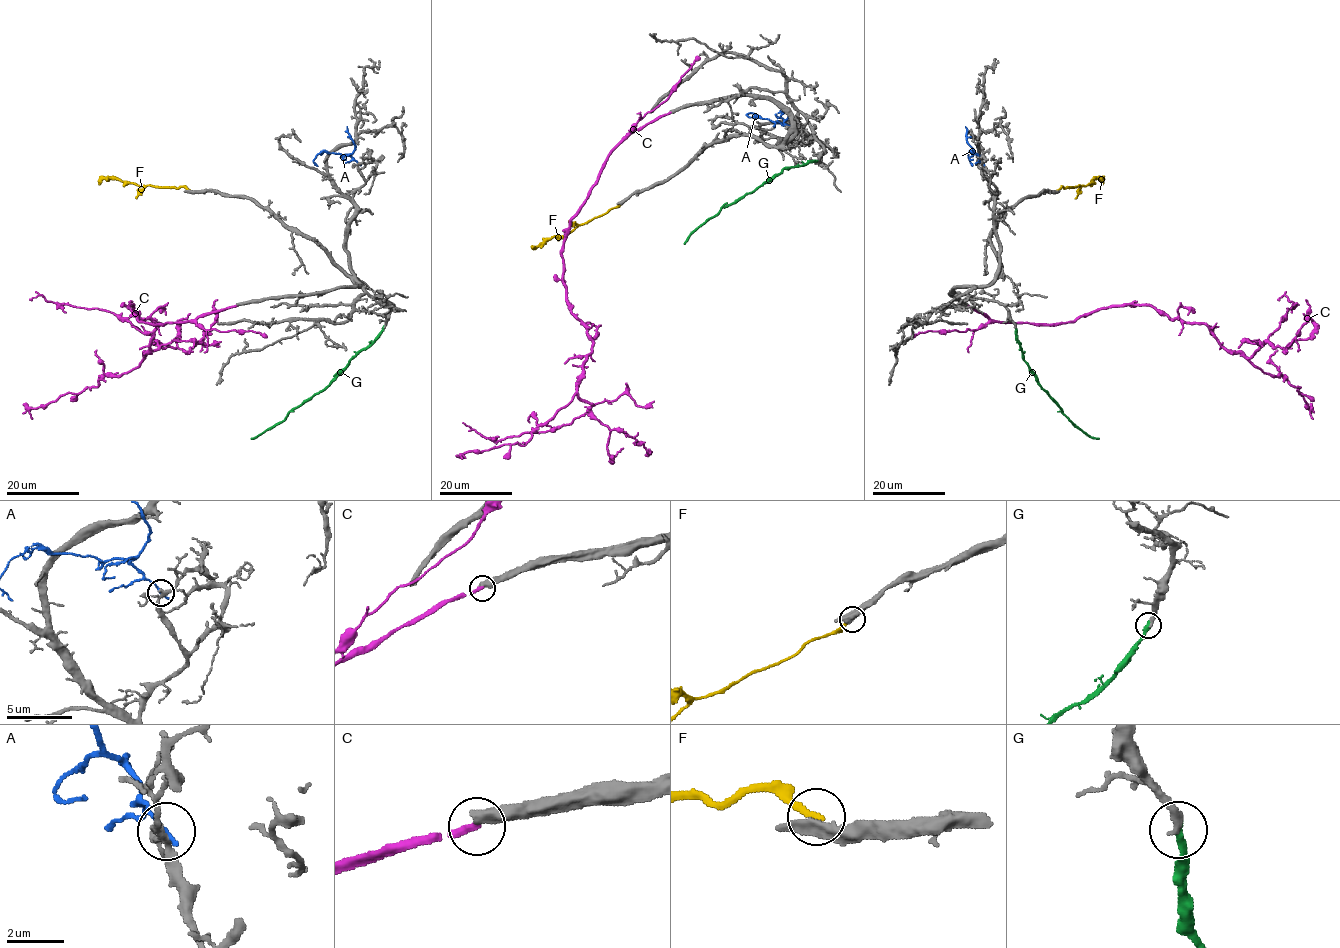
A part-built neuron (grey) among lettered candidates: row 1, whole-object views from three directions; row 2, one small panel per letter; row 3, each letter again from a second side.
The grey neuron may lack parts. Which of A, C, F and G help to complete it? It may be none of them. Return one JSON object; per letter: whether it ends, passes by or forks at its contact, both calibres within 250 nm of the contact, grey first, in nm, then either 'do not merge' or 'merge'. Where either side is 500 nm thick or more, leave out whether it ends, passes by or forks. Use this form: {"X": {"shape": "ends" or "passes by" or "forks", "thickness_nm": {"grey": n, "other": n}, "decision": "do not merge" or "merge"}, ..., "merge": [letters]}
{"A": {"shape": "ends", "thickness_nm": {"grey": 240, "other": 170}, "decision": "do not merge"}, "C": {"shape": "ends", "thickness_nm": {"grey": 480, "other": 260}, "decision": "do not merge"}, "F": {"shape": "ends", "thickness_nm": {"grey": 440, "other": 220}, "decision": "do not merge"}, "G": {"shape": "ends", "thickness_nm": {"grey": 300, "other": 280}, "decision": "merge"}, "merge": ["G"]}

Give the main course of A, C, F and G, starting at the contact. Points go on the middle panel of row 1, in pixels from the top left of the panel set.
A: (791, 128), (750, 112), (747, 114), (750, 117)
C: (671, 112), (612, 151), (562, 246), (569, 310), (592, 341), (577, 393), (591, 408), (498, 440), (463, 422)
F: (622, 203), (578, 224), (564, 236), (554, 236), (532, 247)
G: (817, 160), (784, 168), (771, 180), (723, 206), (684, 243)

